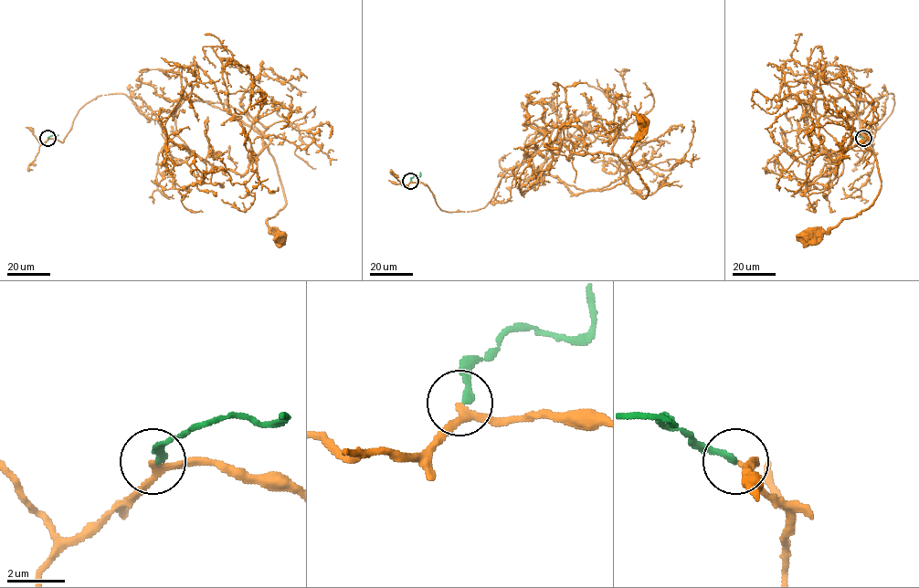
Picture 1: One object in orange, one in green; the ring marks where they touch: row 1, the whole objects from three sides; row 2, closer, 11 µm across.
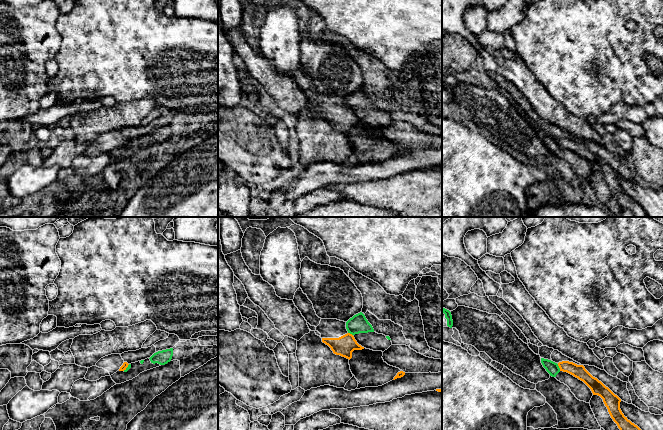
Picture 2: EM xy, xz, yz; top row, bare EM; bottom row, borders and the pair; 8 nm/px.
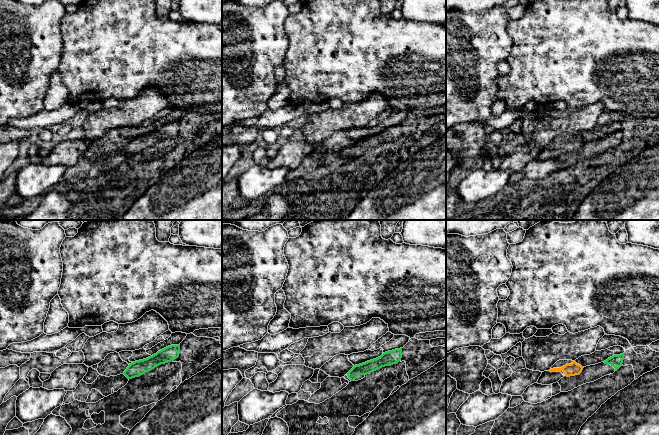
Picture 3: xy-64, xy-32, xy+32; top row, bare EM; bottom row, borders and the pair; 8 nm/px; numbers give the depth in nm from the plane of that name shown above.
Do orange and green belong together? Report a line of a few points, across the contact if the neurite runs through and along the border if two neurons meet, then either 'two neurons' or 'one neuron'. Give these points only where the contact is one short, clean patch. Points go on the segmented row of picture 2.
line yz (557, 364), (560, 370); two neurons

